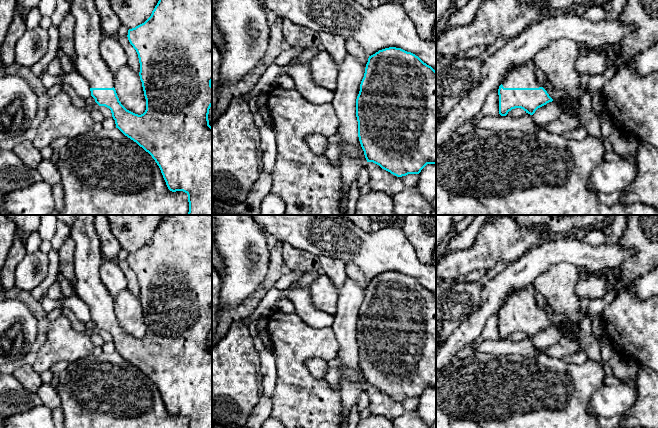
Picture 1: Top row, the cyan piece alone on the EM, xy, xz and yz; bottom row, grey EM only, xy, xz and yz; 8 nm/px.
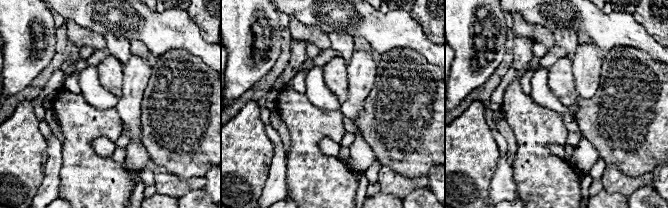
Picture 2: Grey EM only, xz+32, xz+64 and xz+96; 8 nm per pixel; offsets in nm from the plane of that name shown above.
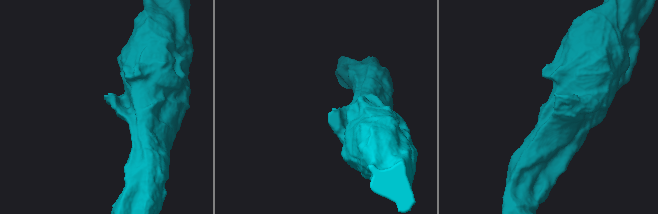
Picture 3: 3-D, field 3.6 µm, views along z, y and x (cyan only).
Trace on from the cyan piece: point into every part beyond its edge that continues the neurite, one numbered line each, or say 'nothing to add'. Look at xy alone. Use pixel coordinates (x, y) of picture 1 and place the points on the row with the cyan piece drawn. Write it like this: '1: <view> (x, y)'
1: xy (88, 62)

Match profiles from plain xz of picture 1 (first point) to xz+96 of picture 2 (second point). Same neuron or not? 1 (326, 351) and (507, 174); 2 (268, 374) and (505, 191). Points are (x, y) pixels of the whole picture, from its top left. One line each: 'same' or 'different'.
1: different
2: same

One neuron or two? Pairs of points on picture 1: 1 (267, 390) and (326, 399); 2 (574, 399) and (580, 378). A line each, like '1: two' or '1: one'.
1: two
2: one

